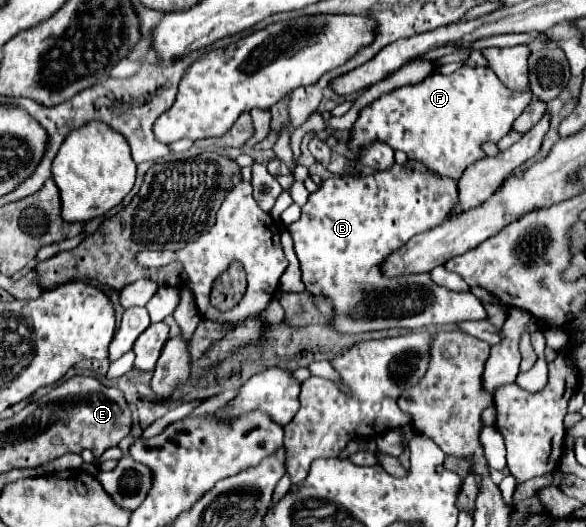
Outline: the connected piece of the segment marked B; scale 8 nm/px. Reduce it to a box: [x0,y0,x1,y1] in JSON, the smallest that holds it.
[288,159,486,335]

